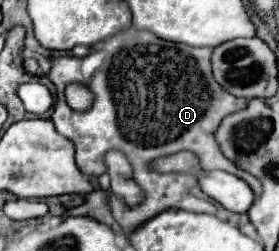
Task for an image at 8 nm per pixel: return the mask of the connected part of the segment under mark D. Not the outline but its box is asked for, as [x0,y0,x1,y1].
[46,28,262,232]

